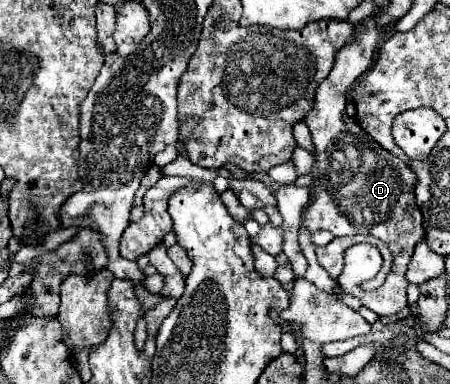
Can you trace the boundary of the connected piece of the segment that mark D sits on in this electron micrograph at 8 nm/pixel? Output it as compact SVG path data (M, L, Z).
M373 18L357 24L357 38L353 44L343 46L335 56L335 66L331 74L321 82L315 94L315 106L305 118L315 144L315 162L311 174L315 182L311 184L315 192L313 204L305 210L303 224L309 232L329 230L333 236L375 236L385 242L393 254L393 266L381 288L373 292L359 292L357 298L363 306L379 316L391 316L407 308L407 284L405 272L417 242L425 236L423 216L415 204L415 172L397 156L381 148L371 140L365 130L351 120L345 112L347 92L351 84L373 64L373 54L379 42L379 28Z

